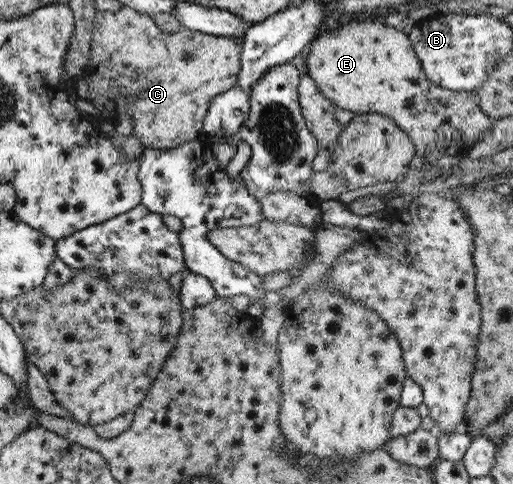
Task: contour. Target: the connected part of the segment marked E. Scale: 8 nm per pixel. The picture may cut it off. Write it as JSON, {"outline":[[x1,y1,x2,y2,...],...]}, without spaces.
{"outline":[[371,17,353,19,344,25,335,27,335,31,317,33,311,41,306,59,307,76,309,76,333,108,347,109,353,114,379,113,389,117,393,124,407,134,412,141,416,155,433,162,439,157,462,155,463,149,469,149,481,135,491,130,493,118,481,112,477,106,476,92,453,91,431,82,421,72,419,58,415,56,408,35,385,25,381,18]]}

